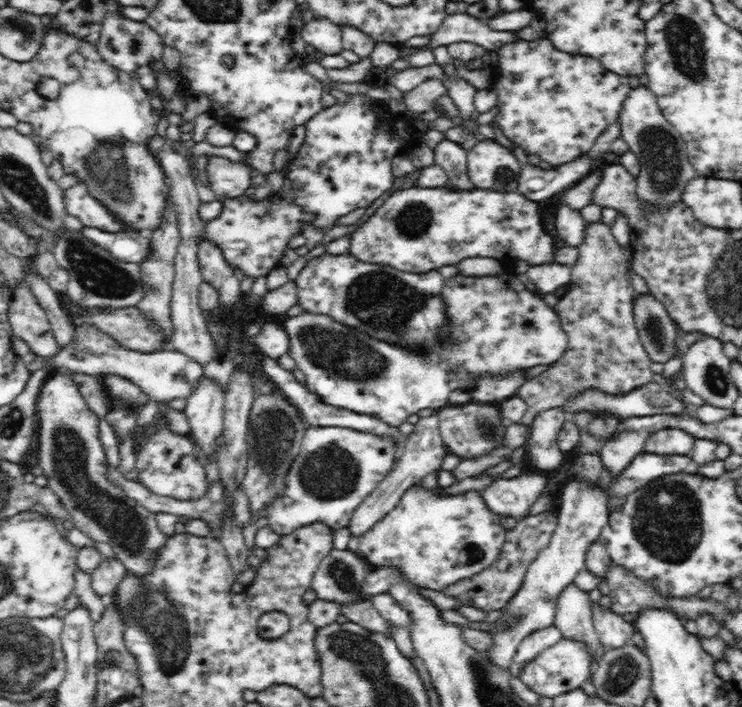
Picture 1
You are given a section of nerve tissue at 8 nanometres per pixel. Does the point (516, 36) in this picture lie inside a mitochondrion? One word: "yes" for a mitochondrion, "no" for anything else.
no

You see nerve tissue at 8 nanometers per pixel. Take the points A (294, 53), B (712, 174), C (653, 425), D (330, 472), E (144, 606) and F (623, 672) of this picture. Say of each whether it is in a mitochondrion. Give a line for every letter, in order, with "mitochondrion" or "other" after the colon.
A: other
B: other
C: other
D: mitochondrion
E: mitochondrion
F: mitochondrion

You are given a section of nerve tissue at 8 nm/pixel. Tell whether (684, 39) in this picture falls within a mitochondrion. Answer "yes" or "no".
yes

